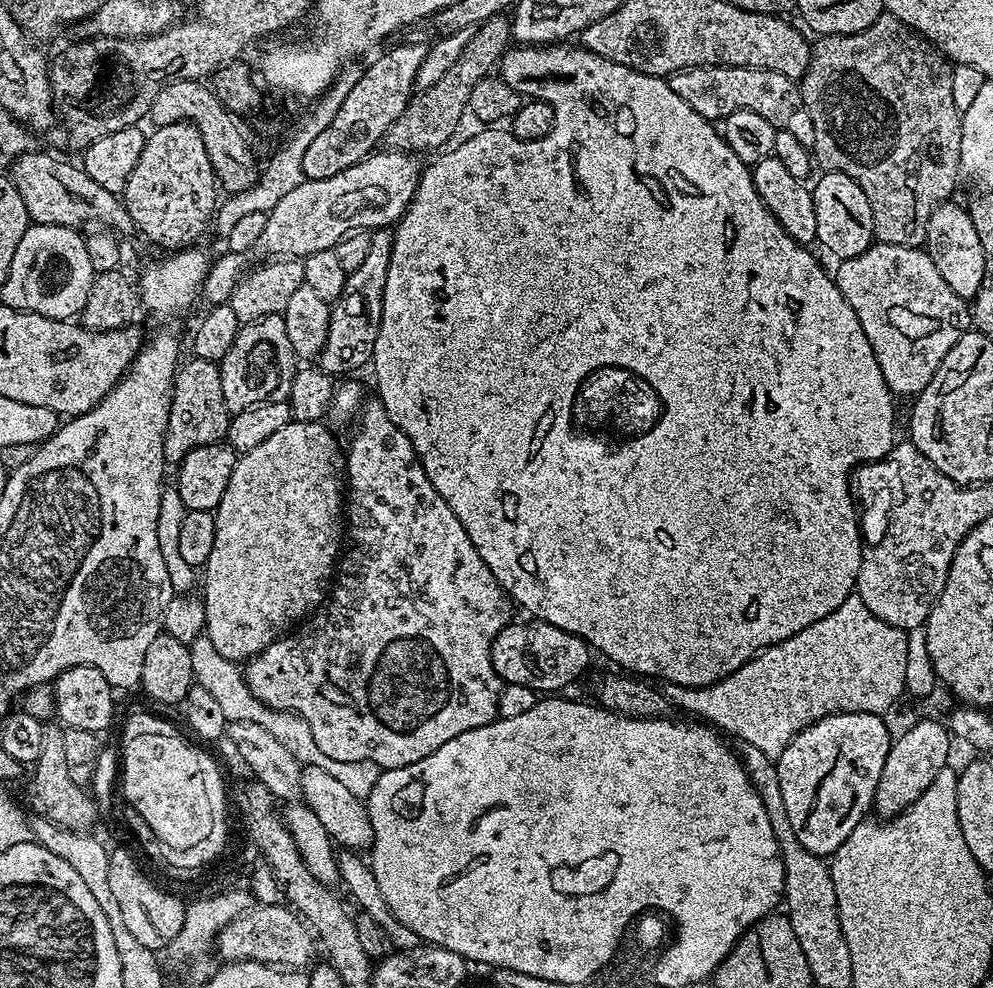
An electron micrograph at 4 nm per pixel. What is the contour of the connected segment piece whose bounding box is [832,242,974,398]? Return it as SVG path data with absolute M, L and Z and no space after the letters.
M876 242L861 255L840 260L837 265L833 280L842 291L842 296L850 303L854 314L858 315L863 333L878 359L879 369L883 372L883 380L888 388L897 397L912 398L919 395L941 365L942 358L949 353L958 338L973 327L974 316L969 303L950 289L927 251L920 248Z

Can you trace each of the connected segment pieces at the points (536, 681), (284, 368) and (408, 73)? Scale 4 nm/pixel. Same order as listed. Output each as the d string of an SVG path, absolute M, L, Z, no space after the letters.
M533 619L532 624L516 624L509 622L505 628L494 638L490 658L496 671L504 684L517 684L530 686L538 694L560 694L567 684L572 684L592 664L593 649L580 636L570 634L558 626L550 626L545 620Z
M270 314L249 324L241 324L230 350L218 361L222 378L222 398L229 413L235 414L262 402L287 400L298 358L286 334L286 322L281 314Z
M412 40L409 44L396 44L388 48L372 65L365 67L354 88L331 119L330 126L323 130L314 142L306 147L302 157L302 170L305 180L334 178L342 170L359 164L367 156L377 151L379 140L388 135L390 126L406 110L416 88L416 74L422 58L428 53L425 41Z

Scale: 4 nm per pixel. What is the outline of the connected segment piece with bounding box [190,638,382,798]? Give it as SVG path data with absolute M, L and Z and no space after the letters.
M206 638L193 641L190 645L190 658L192 659L192 679L202 686L219 703L219 708L228 722L258 722L262 730L267 730L301 765L322 766L326 774L334 774L350 794L366 798L370 790L374 790L374 782L378 782L381 768L374 762L338 762L338 758L329 758L322 754L318 742L314 742L314 734L310 734L310 726L306 718L302 718L296 712L287 712L285 708L271 708L263 704L258 698L252 696L250 686L244 681L244 673L241 665L234 660L224 660L218 650L214 650L214 642Z

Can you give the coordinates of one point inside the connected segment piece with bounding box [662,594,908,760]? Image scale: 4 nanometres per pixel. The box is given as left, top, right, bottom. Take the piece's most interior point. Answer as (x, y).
(850, 661)

